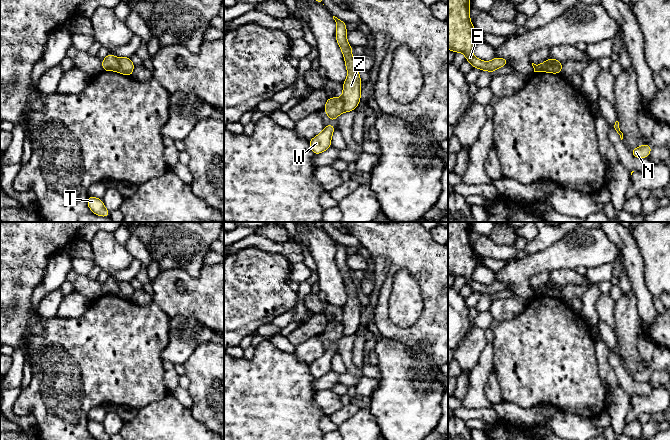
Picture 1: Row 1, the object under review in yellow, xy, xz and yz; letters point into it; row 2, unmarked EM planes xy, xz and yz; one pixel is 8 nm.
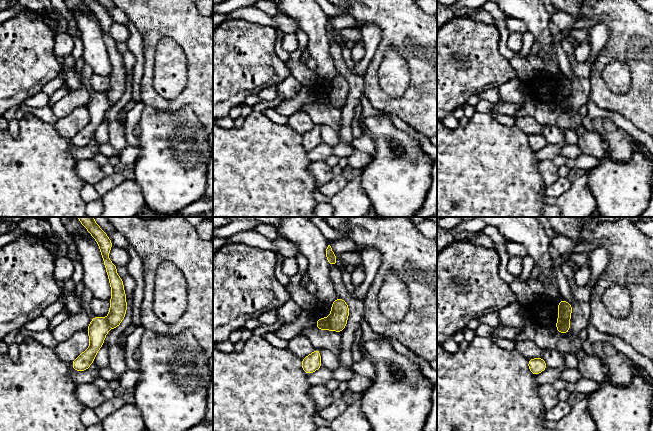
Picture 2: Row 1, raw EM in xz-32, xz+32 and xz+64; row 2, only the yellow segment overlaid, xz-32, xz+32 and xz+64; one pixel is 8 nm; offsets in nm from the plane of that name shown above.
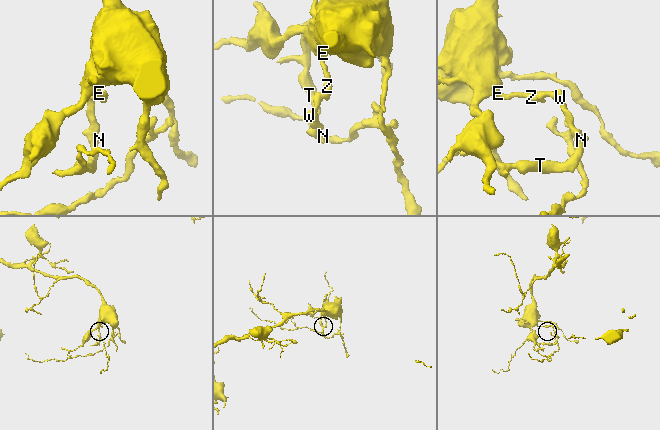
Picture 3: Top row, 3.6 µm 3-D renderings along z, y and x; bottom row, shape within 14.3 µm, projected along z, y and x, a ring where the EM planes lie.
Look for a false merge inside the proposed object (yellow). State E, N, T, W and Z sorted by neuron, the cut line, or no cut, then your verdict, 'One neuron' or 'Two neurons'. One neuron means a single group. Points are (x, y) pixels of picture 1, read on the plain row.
Groups: E Z / N T W. Split along xz (340, 322), (344, 335). Two neurons

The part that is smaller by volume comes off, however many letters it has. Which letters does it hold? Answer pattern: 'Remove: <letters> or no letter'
Remove: N, T, W

